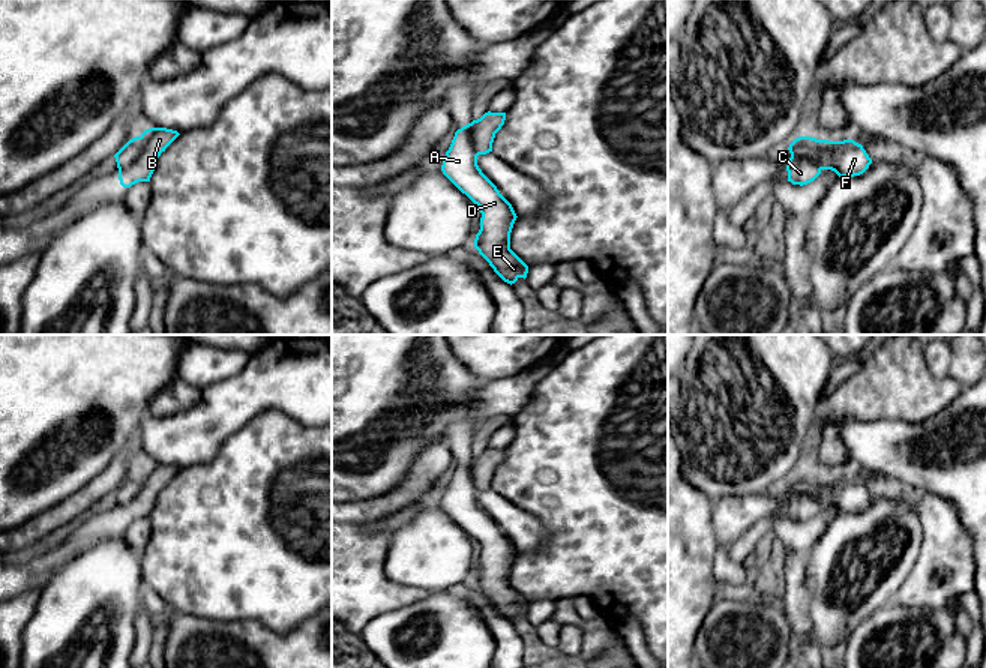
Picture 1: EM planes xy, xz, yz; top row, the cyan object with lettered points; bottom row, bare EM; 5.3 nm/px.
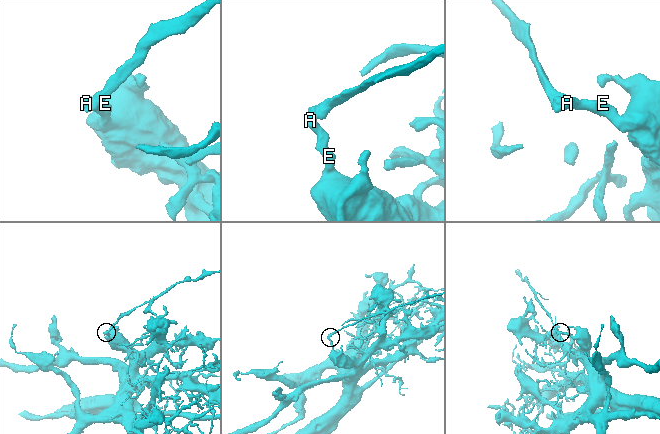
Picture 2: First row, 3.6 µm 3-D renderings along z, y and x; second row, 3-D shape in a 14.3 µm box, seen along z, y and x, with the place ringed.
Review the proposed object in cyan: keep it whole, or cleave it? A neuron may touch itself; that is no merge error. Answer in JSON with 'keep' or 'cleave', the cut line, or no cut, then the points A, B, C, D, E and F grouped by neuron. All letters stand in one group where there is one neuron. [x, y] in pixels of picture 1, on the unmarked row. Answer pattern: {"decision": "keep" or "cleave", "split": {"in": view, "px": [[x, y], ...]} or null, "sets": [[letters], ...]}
{"decision": "cleave", "split": {"in": "xy", "px": [[140, 473], [140, 491], [119, 506]]}, "sets": [["A", "D", "E", "F"], ["B", "C"]]}

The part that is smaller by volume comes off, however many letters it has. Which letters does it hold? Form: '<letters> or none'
B, C

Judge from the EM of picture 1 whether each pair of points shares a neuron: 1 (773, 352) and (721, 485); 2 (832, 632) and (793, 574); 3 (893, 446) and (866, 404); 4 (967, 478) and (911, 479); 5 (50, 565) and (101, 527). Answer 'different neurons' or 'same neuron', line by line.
1: same neuron
2: different neurons
3: different neurons
4: same neuron
5: same neuron

